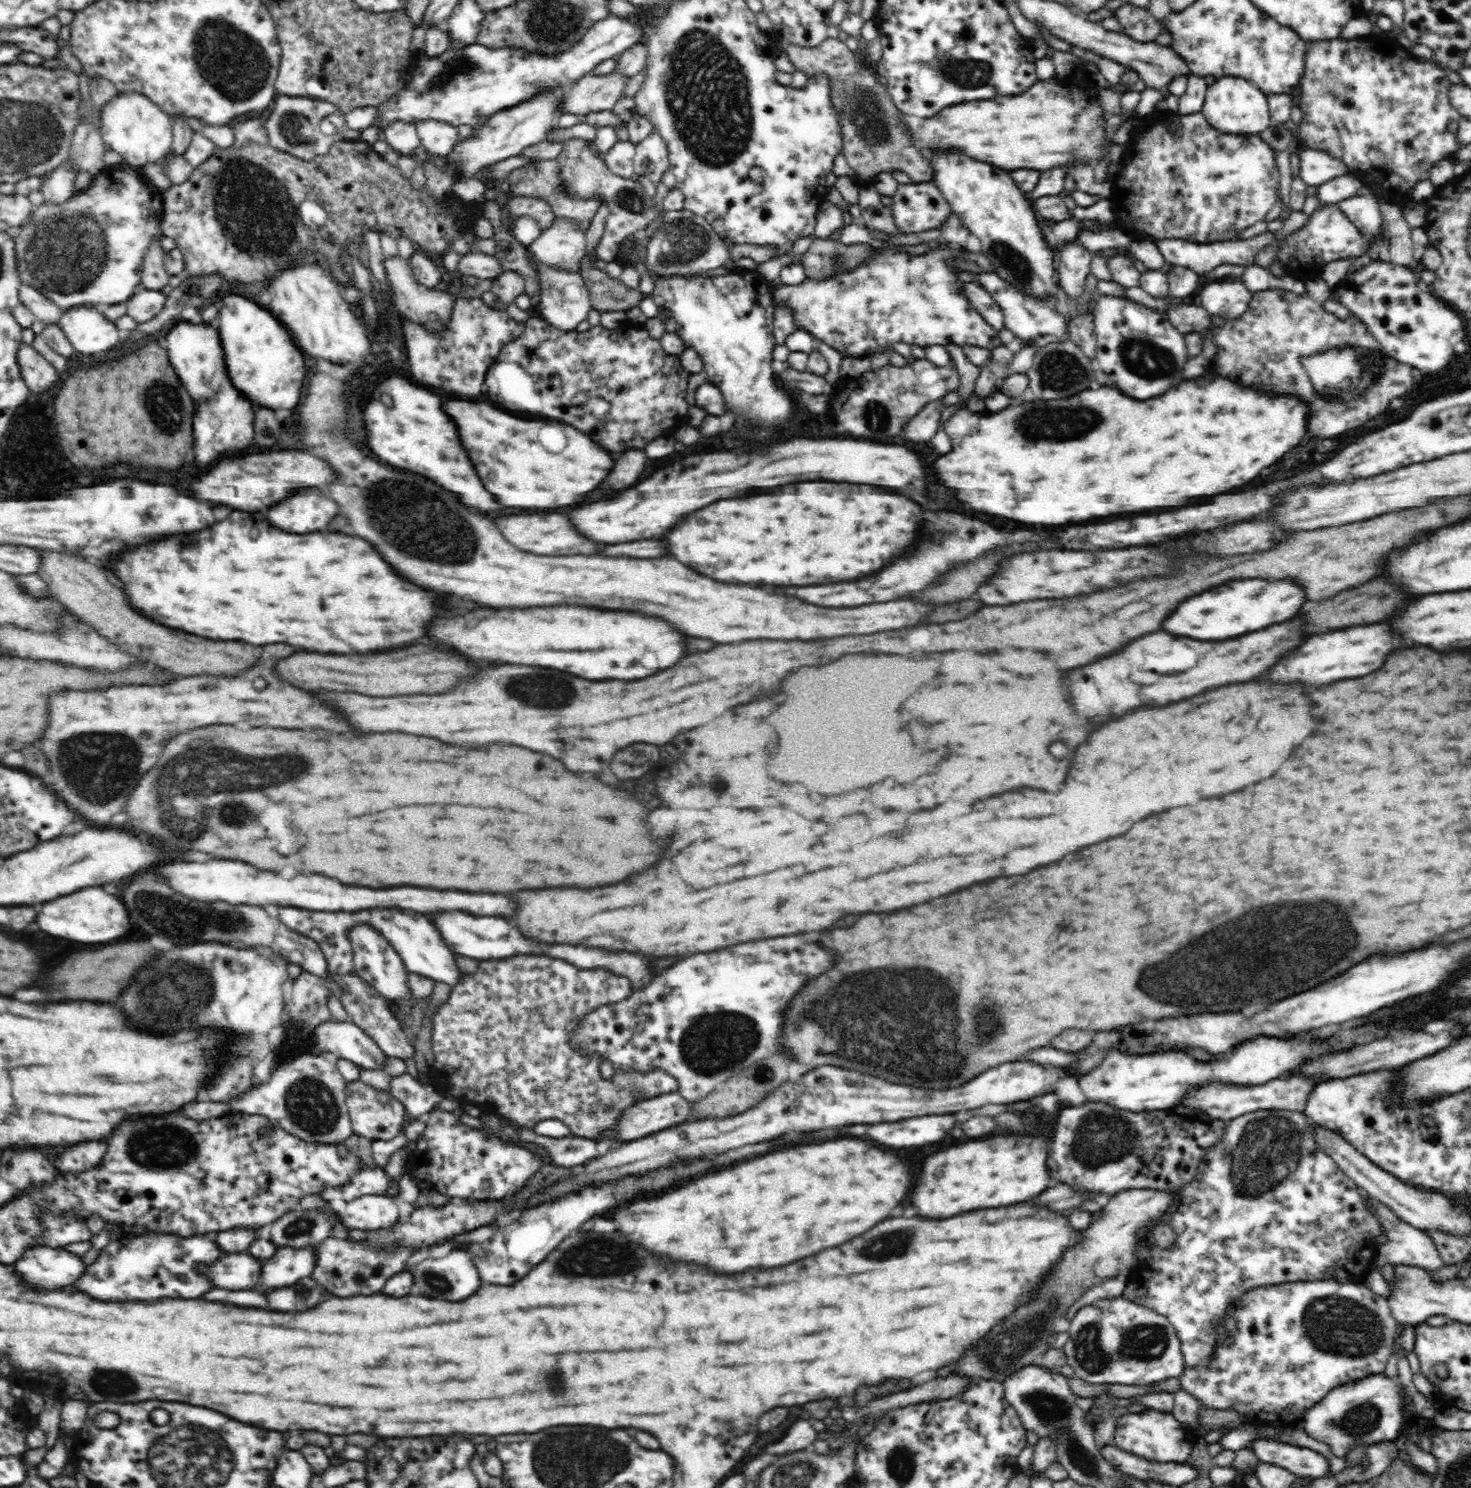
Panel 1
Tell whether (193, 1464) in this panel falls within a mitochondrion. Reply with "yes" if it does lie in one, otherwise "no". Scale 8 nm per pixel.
yes

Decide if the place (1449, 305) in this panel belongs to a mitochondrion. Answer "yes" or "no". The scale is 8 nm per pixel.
no

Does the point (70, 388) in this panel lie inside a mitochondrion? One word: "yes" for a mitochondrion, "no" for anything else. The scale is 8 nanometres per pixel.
no

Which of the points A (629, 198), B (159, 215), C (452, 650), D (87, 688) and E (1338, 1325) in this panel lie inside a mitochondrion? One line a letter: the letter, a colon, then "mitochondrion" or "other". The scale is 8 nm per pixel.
A: mitochondrion
B: other
C: other
D: other
E: mitochondrion

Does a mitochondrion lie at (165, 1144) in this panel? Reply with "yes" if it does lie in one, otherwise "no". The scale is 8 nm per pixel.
yes

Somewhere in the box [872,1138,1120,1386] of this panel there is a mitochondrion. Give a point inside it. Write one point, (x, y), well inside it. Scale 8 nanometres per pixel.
(1006, 1349)

